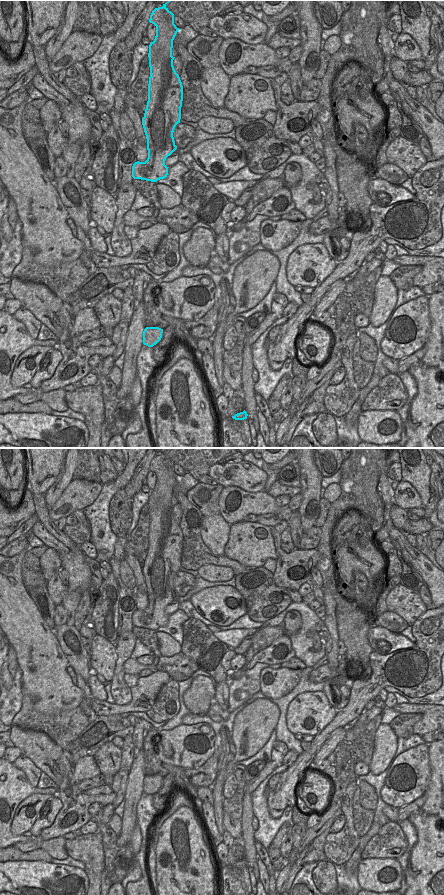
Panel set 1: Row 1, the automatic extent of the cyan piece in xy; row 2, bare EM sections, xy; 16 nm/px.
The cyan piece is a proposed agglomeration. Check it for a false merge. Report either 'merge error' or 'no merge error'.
merge error

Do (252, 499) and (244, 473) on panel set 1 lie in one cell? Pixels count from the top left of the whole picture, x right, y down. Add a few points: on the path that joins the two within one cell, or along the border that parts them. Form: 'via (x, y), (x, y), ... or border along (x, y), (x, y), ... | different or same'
border along (227, 487), (240, 487), (250, 492), (264, 491) | different

